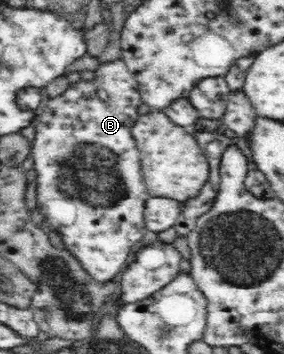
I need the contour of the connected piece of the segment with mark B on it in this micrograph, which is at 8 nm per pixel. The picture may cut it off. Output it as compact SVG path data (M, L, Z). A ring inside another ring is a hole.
M121 59L99 66L95 76L91 82L81 80L71 84L60 96L49 98L46 110L39 116L40 124L34 128L36 138L31 154L37 173L37 207L50 227L59 230L66 248L79 258L86 270L99 281L109 281L125 267L133 247L149 230L144 215L151 195L143 179L140 152L131 133L131 126L139 117L137 109L143 102L136 78ZM77 119L81 119L81 129L75 129Z

